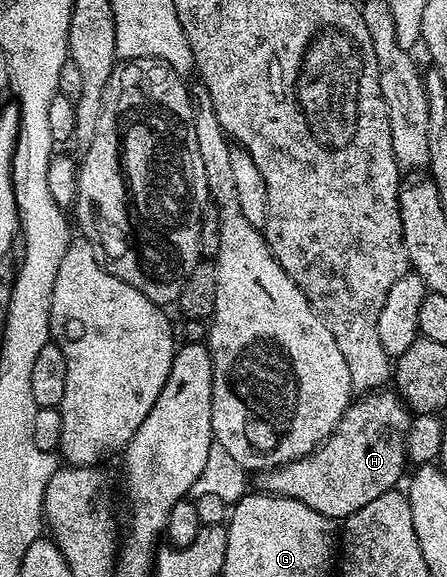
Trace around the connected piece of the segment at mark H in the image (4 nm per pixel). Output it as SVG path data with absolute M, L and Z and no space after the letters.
M377 390L361 395L348 405L340 425L319 448L308 456L259 473L255 487L269 496L294 498L333 522L343 522L399 485L396 483L408 460L404 443L409 423L410 409L395 391Z

